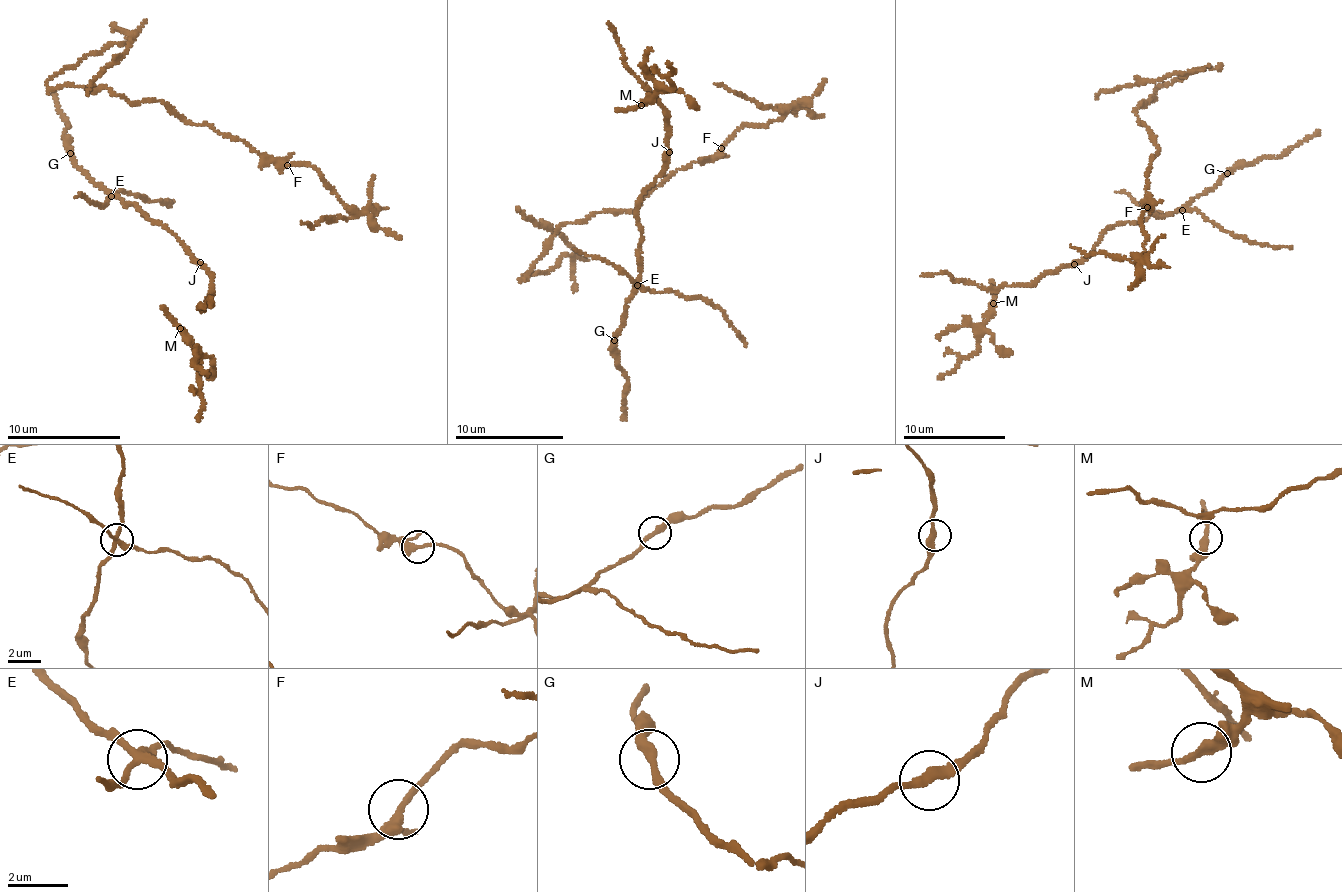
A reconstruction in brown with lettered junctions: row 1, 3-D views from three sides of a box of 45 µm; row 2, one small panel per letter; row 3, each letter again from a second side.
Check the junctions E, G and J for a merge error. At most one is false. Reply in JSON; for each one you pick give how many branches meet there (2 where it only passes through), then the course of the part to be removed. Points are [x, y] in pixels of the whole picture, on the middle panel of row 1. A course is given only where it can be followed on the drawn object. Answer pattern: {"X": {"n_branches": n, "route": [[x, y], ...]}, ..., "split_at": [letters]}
{"E": {"n_branches": 4}, "split_at": ["E"]}

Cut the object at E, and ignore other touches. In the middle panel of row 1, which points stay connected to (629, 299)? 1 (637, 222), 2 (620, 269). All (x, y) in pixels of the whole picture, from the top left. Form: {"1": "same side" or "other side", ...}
{"1": "same side", "2": "other side"}

